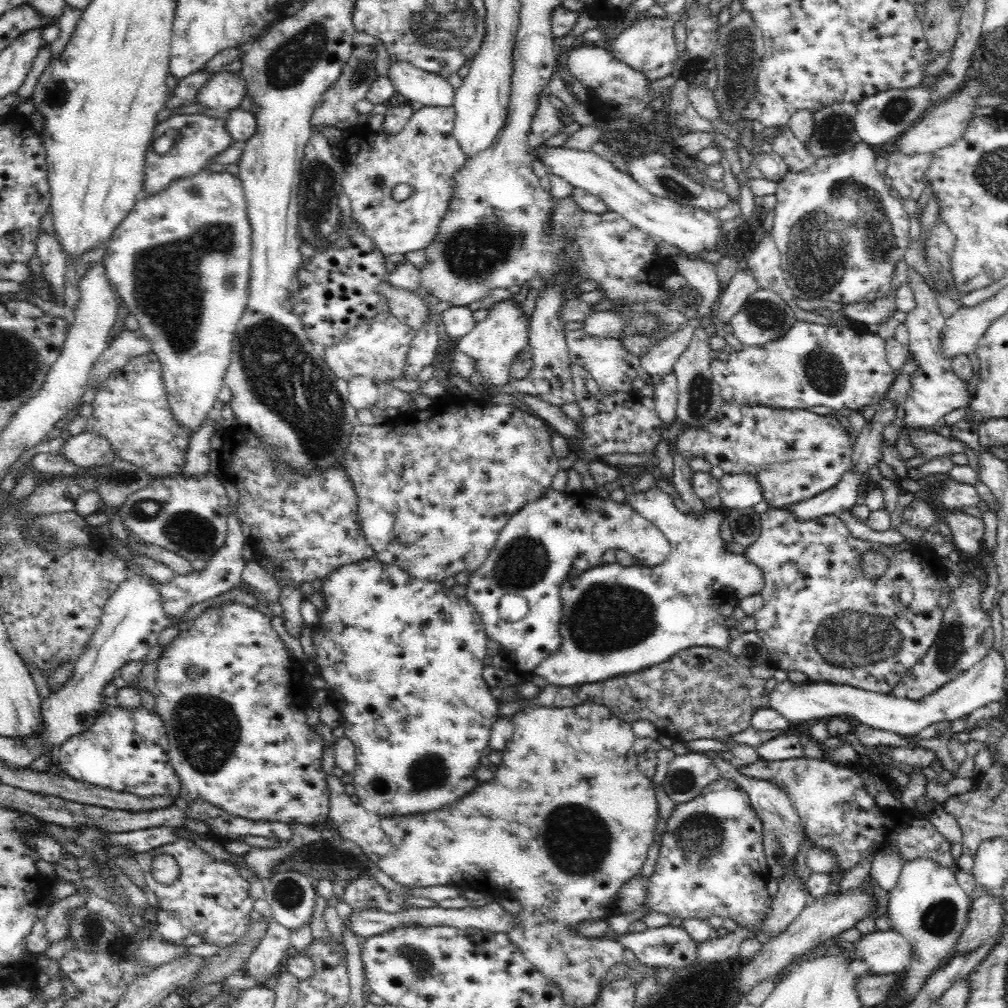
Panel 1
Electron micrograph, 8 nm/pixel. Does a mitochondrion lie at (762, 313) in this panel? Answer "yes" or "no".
yes

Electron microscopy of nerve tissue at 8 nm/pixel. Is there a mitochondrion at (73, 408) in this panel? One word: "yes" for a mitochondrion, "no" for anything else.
no

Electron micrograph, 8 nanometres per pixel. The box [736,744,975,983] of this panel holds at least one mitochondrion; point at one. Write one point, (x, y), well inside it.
(938, 920)

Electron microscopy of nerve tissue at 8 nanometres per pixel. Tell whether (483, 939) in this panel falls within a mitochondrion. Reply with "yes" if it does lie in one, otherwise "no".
no

